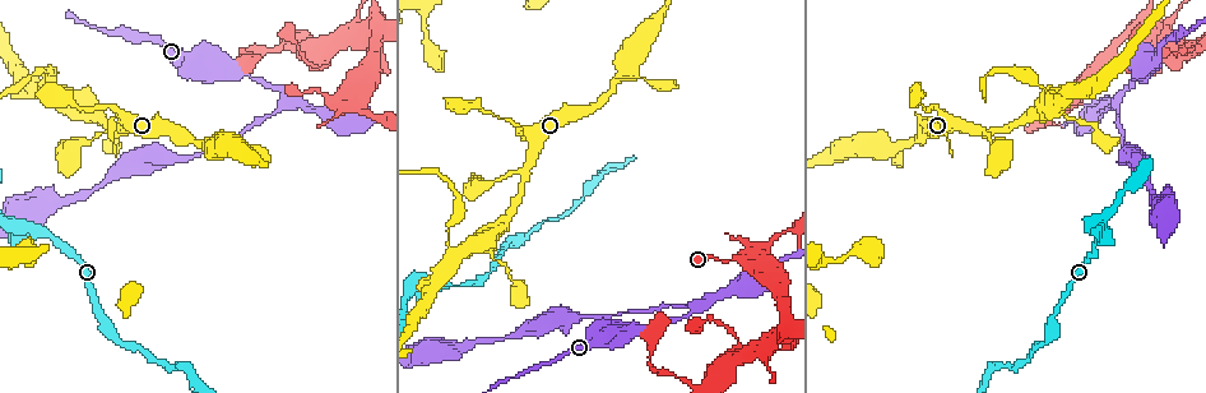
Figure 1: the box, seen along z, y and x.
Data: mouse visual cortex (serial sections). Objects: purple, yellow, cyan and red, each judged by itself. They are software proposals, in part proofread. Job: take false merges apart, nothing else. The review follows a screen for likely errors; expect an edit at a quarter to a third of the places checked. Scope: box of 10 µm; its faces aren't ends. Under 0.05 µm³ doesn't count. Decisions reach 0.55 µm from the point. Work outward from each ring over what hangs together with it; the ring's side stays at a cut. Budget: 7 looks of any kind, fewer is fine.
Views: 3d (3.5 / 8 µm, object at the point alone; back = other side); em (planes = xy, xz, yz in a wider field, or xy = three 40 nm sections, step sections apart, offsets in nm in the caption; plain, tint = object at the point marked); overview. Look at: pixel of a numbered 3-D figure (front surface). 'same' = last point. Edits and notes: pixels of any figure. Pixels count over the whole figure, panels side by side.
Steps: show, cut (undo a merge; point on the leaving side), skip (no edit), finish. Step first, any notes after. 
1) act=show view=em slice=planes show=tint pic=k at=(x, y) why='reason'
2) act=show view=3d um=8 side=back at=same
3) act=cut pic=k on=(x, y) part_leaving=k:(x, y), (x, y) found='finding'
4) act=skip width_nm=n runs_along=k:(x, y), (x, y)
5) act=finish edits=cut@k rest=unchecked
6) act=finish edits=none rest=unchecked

act=show view=3d um=8 pic=1 at=(1117, 98) why='three arms meet'

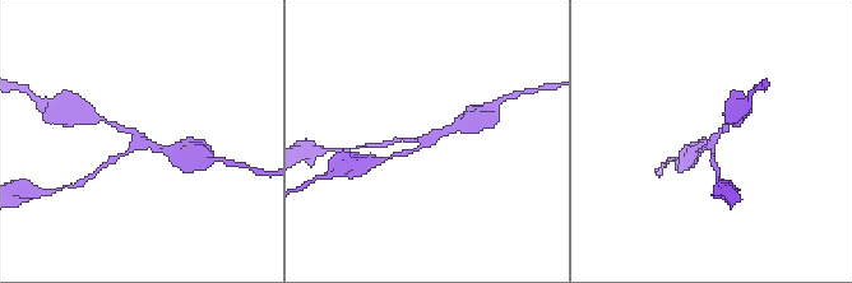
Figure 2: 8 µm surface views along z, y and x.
act=show view=em slice=xy step=3 show=tint at=same arms=3 arm_widths_nm=150,150,200

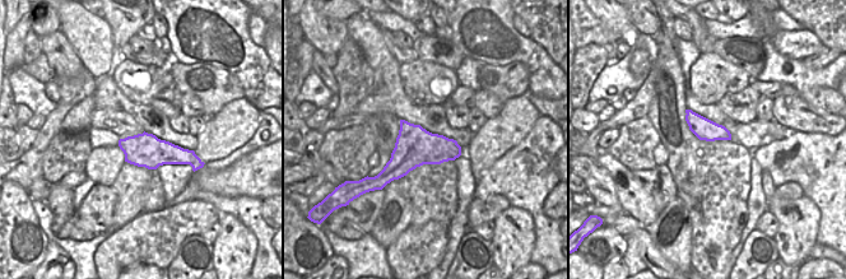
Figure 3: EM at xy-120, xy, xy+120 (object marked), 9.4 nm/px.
act=skip runs_along=2:(727, 123), (712, 142), (713, 162) found='one cell here'

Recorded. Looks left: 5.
act=show view=3d um=3.5 pic=1 at=(456, 258) why='a narrow waist'

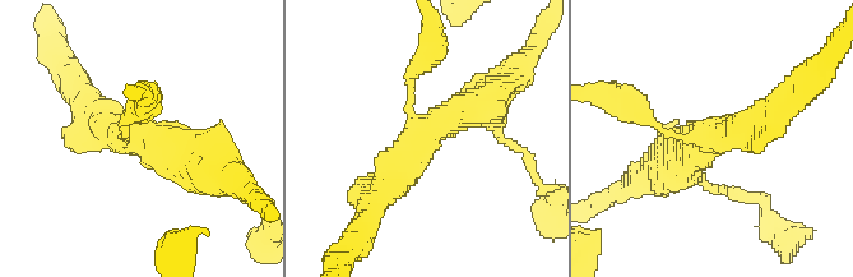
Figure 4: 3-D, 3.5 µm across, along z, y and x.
act=show view=em slice=xy step=1 show=tint pic=4 at=(425, 131) arms=3 arm_widths_nm=100,450,500 why='need the tissue'

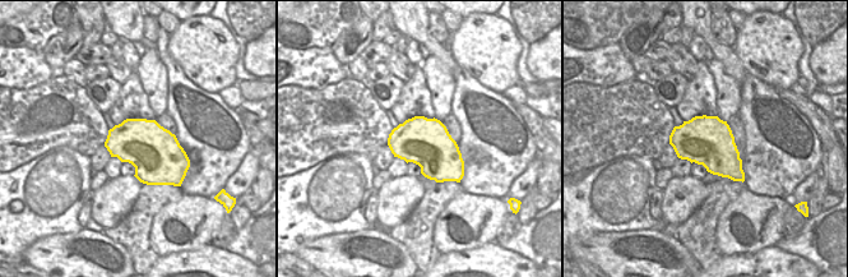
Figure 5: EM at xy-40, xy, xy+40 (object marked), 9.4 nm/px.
act=skip width_nm=460 runs_along=4:(494, 93), (420, 138), (380, 194) found='one cell here'

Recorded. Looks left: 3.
act=show view=3d um=3.5 pic=1 at=(31, 75) why='sudden change in width'

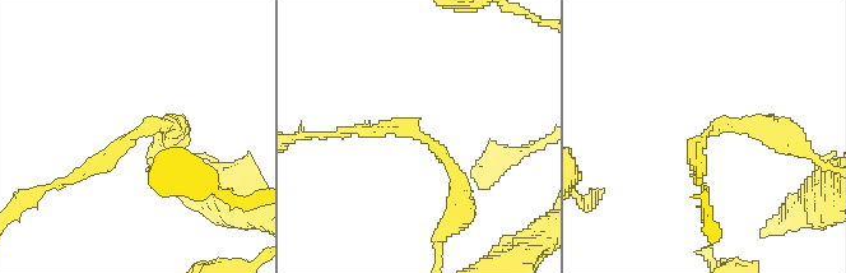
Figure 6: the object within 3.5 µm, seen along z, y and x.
act=show view=em slice=xy step=3 show=tint pic=6 at=(133, 131)

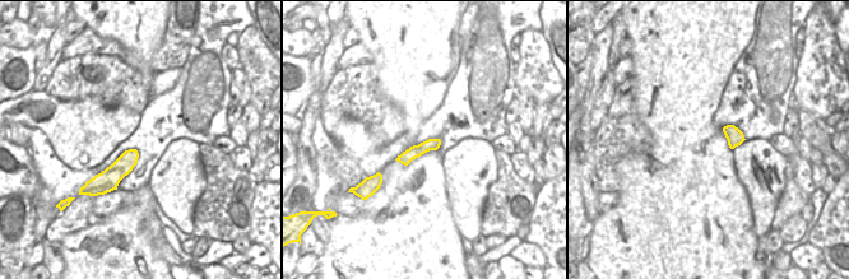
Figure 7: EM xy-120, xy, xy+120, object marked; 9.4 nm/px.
act=cut pic=6 on=(408, 133) width_nm=120 part_leaving=6:(444, 158), (408, 125), (345, 132) found='two cells meet here'

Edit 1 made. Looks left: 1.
act=finish edits=cut@6 rest=unchecked

